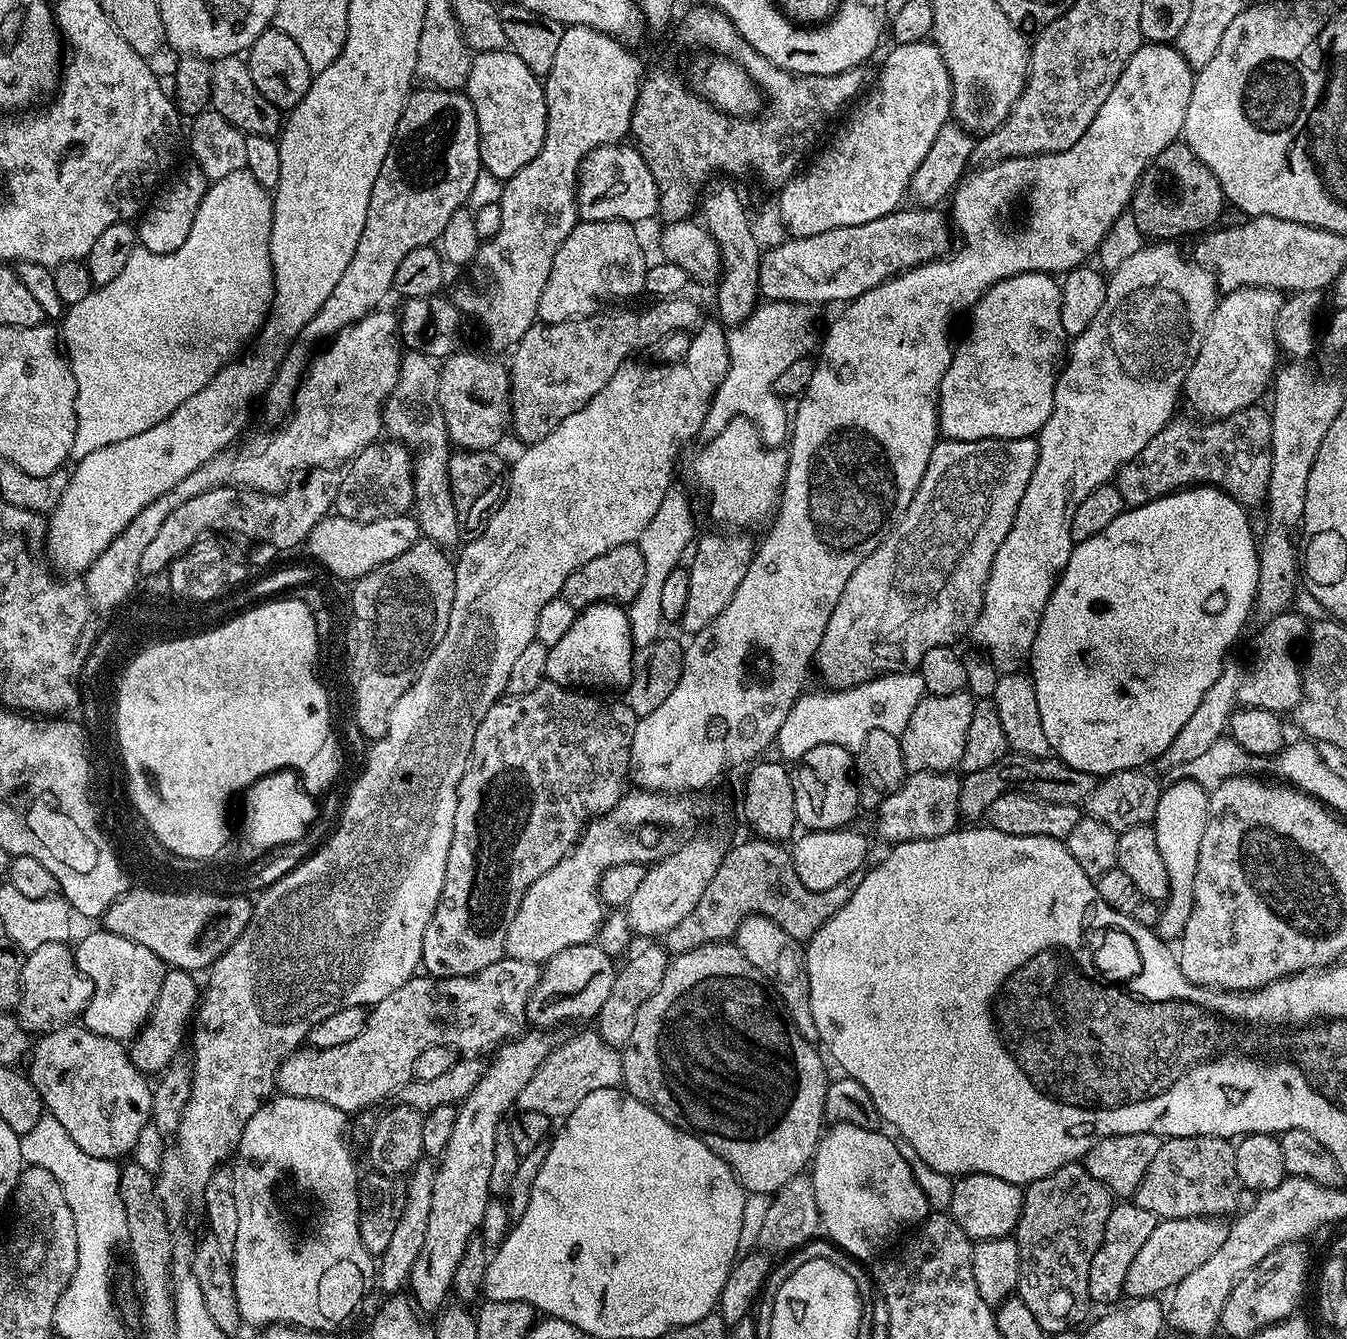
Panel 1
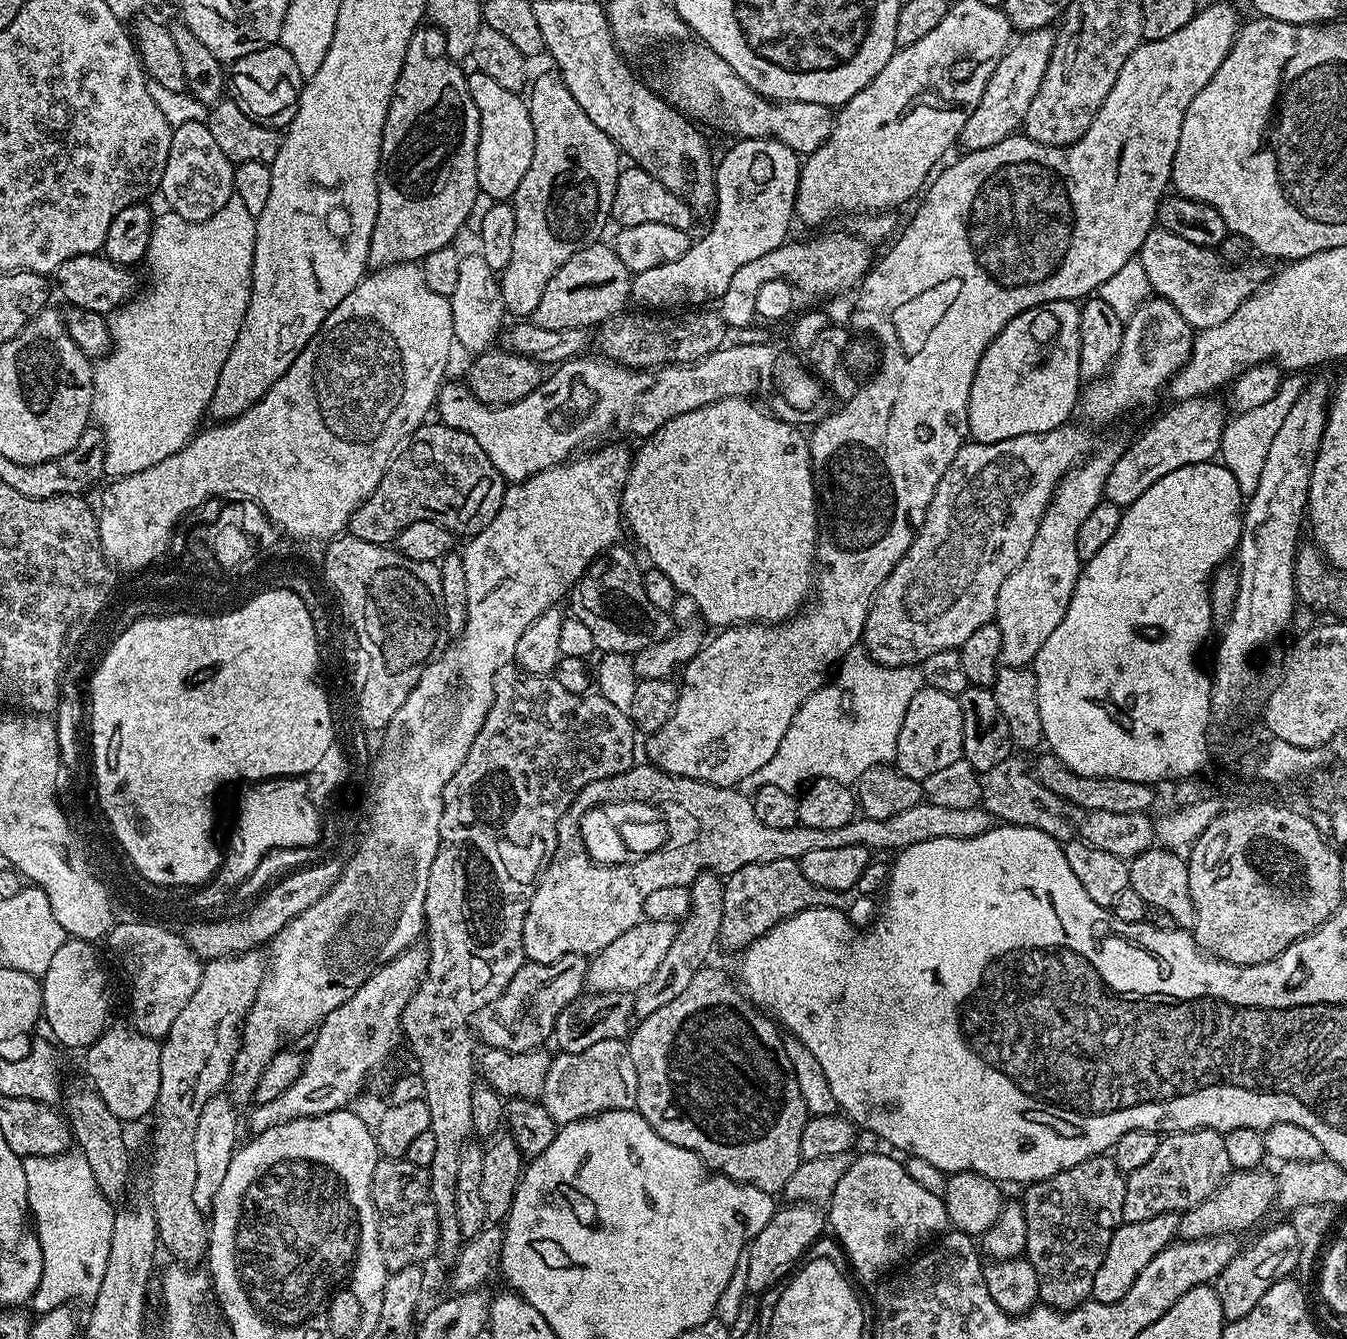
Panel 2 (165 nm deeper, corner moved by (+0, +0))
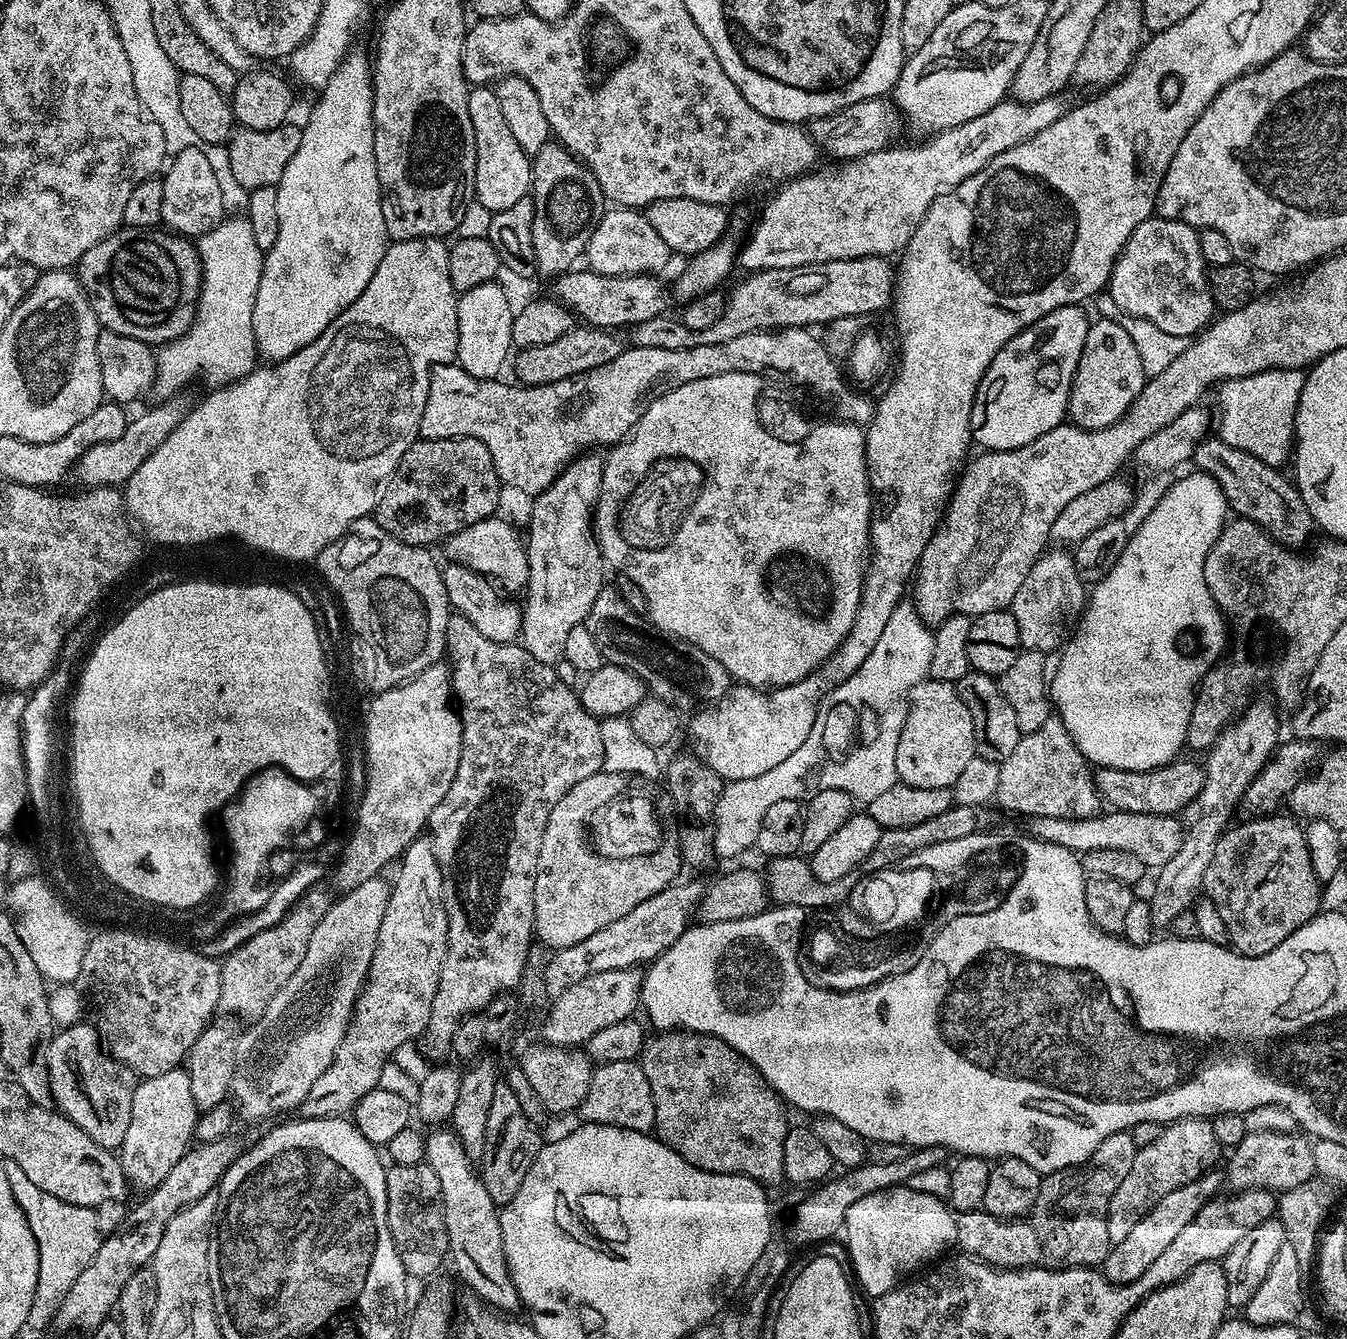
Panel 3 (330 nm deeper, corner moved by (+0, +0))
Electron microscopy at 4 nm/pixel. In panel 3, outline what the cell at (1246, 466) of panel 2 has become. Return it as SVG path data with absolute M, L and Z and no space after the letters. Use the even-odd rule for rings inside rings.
M1271 368L1240 379L1221 381L1218 390L1233 395L1224 408L1221 420L1218 420L1219 439L1267 465L1281 467L1287 456L1289 459L1294 442L1296 412L1304 378L1305 373L1301 369Z

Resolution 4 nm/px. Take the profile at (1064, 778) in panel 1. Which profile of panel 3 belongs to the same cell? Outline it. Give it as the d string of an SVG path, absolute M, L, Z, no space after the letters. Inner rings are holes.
M1177 758L1170 764L1163 764L1154 770L1118 770L1097 767L1094 783L1101 801L1109 809L1130 814L1158 814L1176 816L1188 805L1195 805L1200 799L1204 785L1204 770L1199 763Z

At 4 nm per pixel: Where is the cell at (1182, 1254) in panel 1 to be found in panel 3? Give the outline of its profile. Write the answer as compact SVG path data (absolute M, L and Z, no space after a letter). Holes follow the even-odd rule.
M1248 1132L1242 1142L1231 1149L1226 1184L1232 1192L1264 1188L1268 1192L1284 1193L1299 1183L1306 1182L1316 1173L1312 1140L1295 1132Z

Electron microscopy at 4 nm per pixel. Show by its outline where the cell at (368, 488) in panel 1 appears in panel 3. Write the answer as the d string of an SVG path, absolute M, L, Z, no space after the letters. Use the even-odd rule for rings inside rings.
M455 436L441 440L417 439L402 454L398 466L392 475L384 481L376 502L374 519L386 534L398 538L407 544L421 546L439 545L466 526L474 526L474 522L482 522L487 516L497 515L500 504L502 485L494 470L494 462L490 458L490 450L482 446L478 438Z

